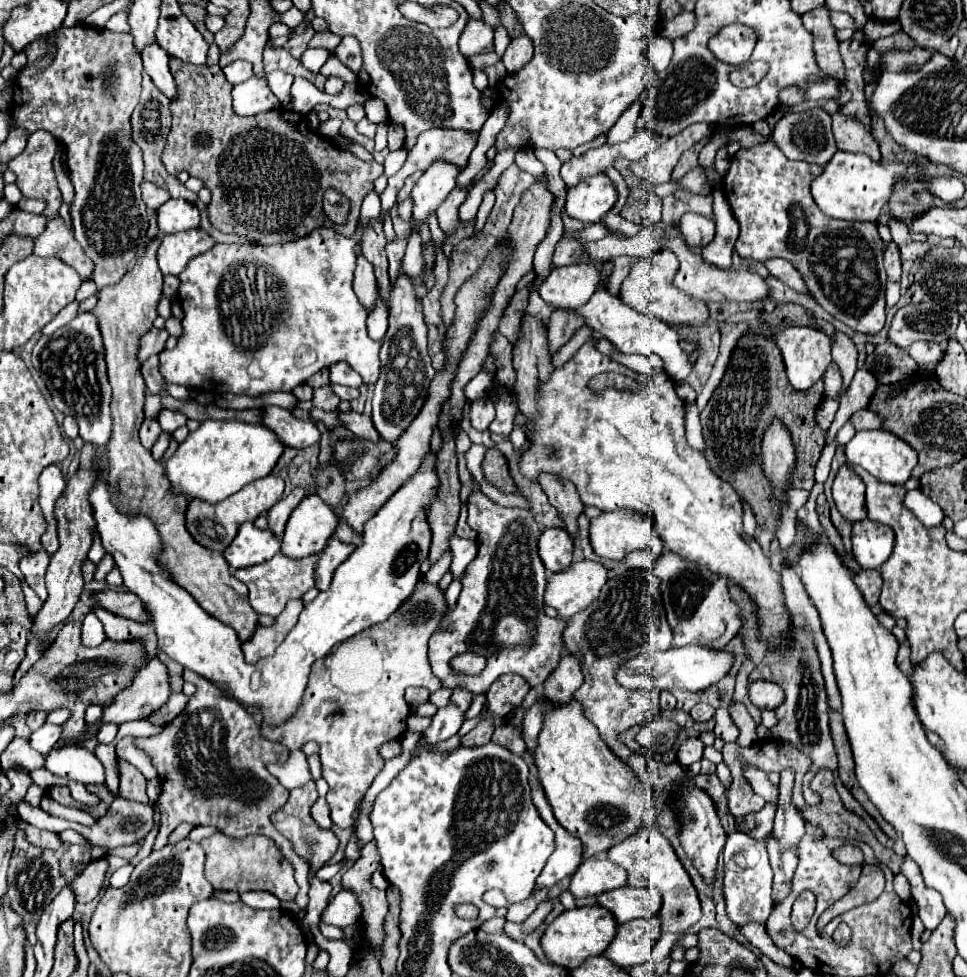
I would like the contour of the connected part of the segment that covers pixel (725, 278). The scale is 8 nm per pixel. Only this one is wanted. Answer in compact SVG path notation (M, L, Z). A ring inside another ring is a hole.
M670 240L668 248L672 248L672 252L680 260L680 268L676 272L674 286L680 292L684 292L684 294L688 294L692 298L698 298L698 300L704 300L704 302L726 302L726 300L740 302L740 300L760 300L760 298L768 296L766 282L758 274L754 274L754 272L722 270L722 268L716 268L712 264L706 264L696 252L686 248L680 240Z

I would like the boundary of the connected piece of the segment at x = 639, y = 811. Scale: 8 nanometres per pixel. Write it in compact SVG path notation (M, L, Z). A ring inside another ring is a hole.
M542 696L538 702L544 706L544 726L536 736L534 748L538 780L556 820L572 836L582 840L584 858L606 852L634 834L644 822L654 824L654 808L648 804L652 790L646 790L630 766L608 750L596 726L584 718L576 698L564 706L552 706Z

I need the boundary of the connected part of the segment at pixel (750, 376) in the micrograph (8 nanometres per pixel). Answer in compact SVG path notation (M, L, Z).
M742 336L722 384L714 392L708 406L700 412L700 422L708 444L706 460L710 462L712 472L716 472L722 480L730 482L734 490L754 508L758 526L776 528L780 516L770 502L768 480L760 470L760 438L766 430L766 424L772 416L778 416L790 428L798 458L792 486L810 490L814 486L814 468L824 448L826 436L826 432L820 430L814 422L814 412L820 404L822 390L824 380L818 380L812 388L806 390L806 394L794 390L786 378L784 360L780 356L778 346L762 336Z

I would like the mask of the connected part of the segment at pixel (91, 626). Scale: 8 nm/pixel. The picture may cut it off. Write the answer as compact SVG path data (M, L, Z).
M94 612L86 614L86 622L82 622L82 628L84 628L84 634L82 634L82 640L88 644L88 646L98 646L102 640L104 640L104 628L102 628L102 622L96 618Z

